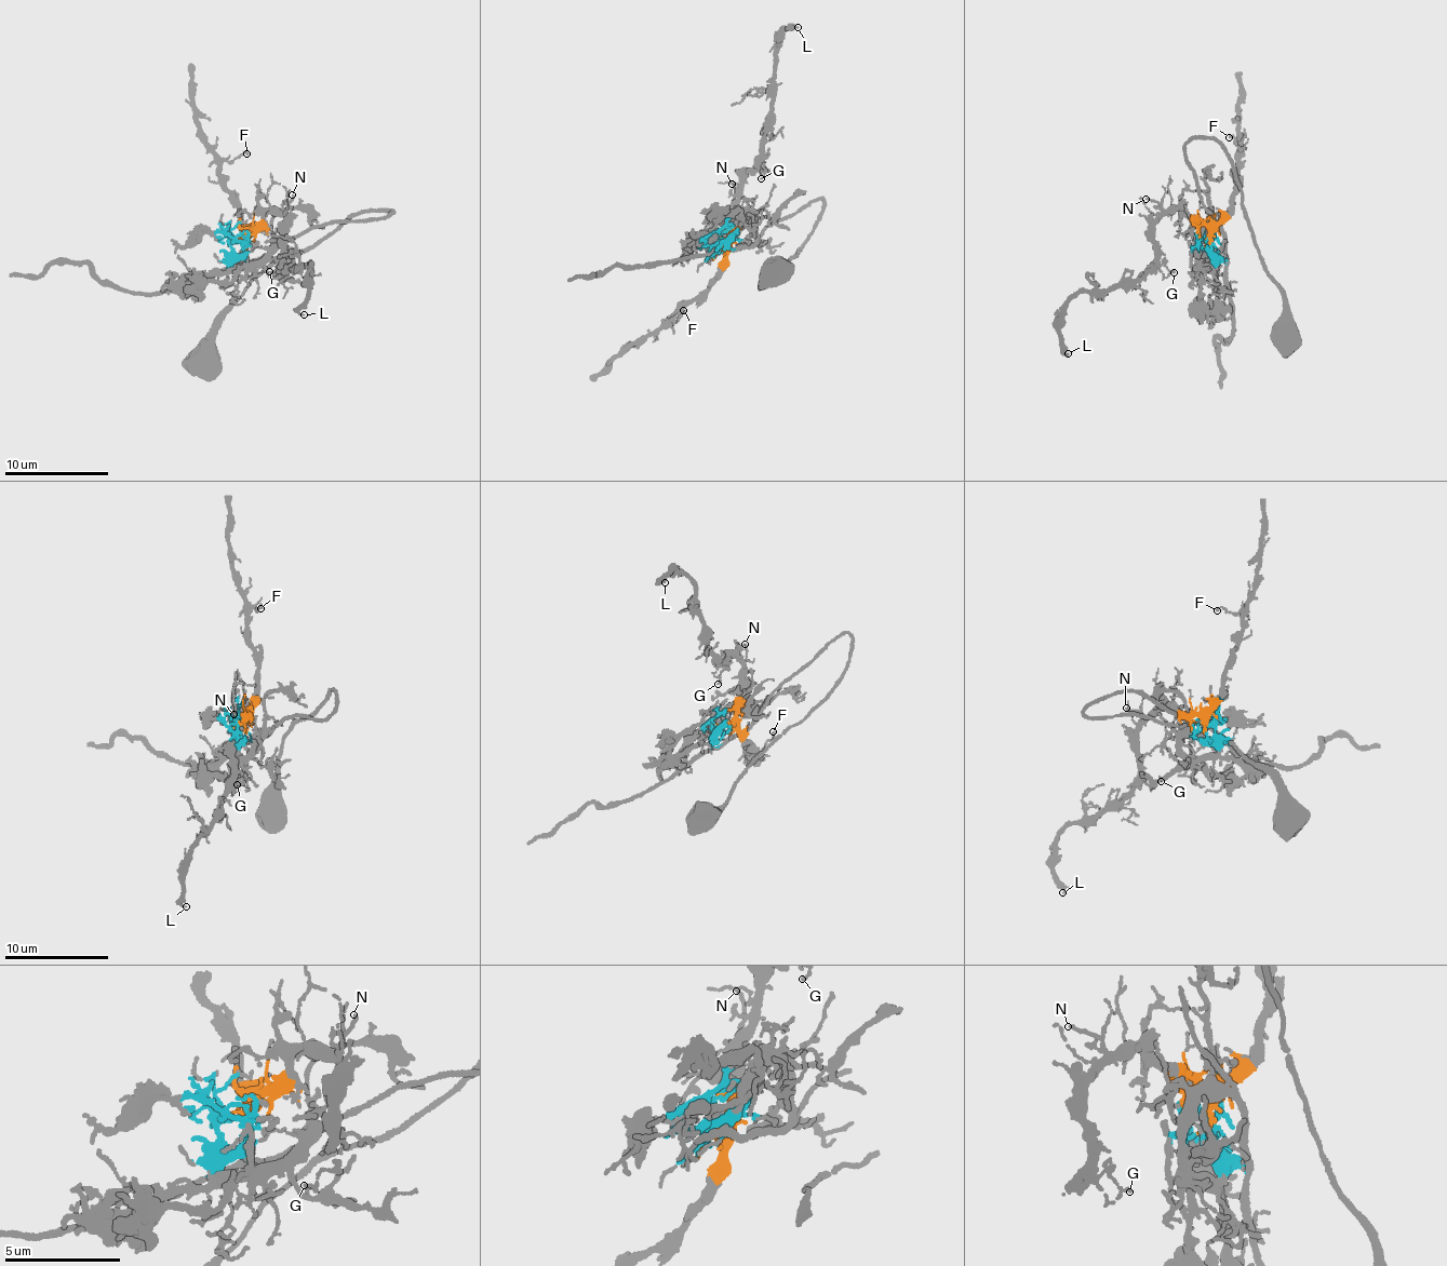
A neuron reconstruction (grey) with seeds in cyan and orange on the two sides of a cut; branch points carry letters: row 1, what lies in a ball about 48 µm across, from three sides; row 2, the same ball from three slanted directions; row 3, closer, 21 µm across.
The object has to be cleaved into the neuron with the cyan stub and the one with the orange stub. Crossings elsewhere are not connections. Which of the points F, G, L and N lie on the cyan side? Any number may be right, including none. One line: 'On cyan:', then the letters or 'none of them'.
On cyan: none of them

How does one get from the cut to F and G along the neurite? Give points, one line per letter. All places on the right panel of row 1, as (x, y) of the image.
F: (1209, 238), (1232, 194), (1241, 152), (1230, 137)
G: (1209, 238), (1206, 226), (1190, 221), (1175, 209), (1162, 217), (1154, 225), (1154, 256), (1174, 272)

